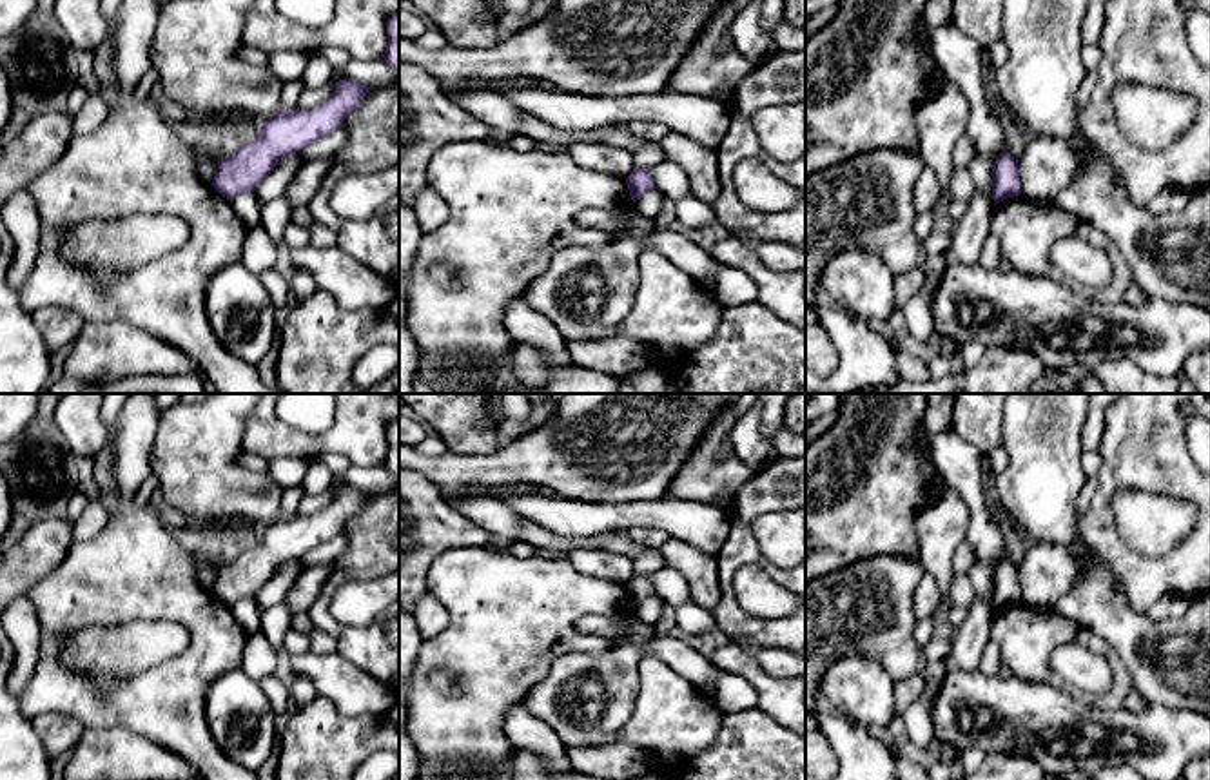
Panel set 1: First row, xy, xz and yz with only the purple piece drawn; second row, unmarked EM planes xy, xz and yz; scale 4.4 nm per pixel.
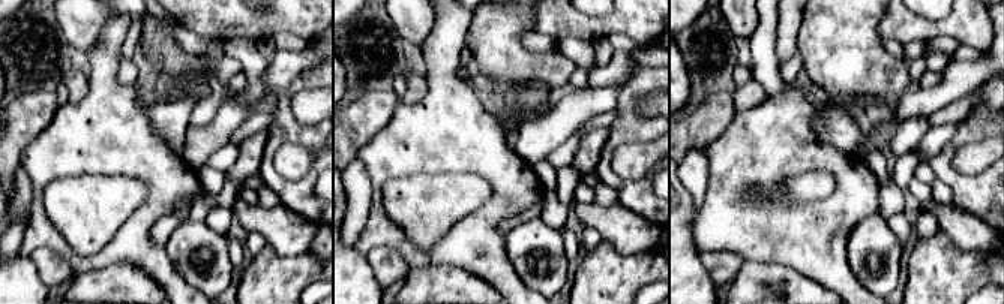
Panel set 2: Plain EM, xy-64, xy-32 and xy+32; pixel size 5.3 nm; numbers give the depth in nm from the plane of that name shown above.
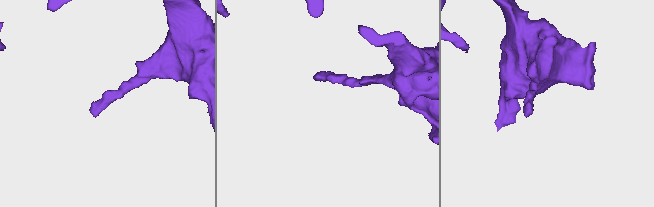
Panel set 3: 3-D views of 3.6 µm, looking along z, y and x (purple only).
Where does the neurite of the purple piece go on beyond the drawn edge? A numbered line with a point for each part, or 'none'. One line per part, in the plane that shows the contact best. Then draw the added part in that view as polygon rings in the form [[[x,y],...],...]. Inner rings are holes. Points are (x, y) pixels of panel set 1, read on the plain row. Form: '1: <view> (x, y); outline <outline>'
none

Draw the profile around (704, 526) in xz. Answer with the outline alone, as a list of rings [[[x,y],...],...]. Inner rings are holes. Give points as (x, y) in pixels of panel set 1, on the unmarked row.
[[[510,490],[470,492],[448,501],[459,513],[497,537],[519,541],[519,524],[528,519],[562,537],[591,537],[629,528],[659,528],[671,539],[717,557],[729,533],[731,512],[713,502],[695,499],[631,499],[624,502],[571,501],[546,492],[512,493]]]

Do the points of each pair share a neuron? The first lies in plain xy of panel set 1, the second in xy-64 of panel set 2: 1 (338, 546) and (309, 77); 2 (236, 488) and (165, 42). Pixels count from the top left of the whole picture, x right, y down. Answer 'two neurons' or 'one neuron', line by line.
1: two neurons
2: one neuron

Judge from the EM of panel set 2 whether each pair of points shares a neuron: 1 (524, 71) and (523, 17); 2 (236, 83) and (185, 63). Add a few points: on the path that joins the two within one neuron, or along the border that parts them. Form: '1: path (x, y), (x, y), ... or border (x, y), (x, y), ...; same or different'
1: path (514, 57), (514, 30); same
2: border (242, 71), (227, 84); different

